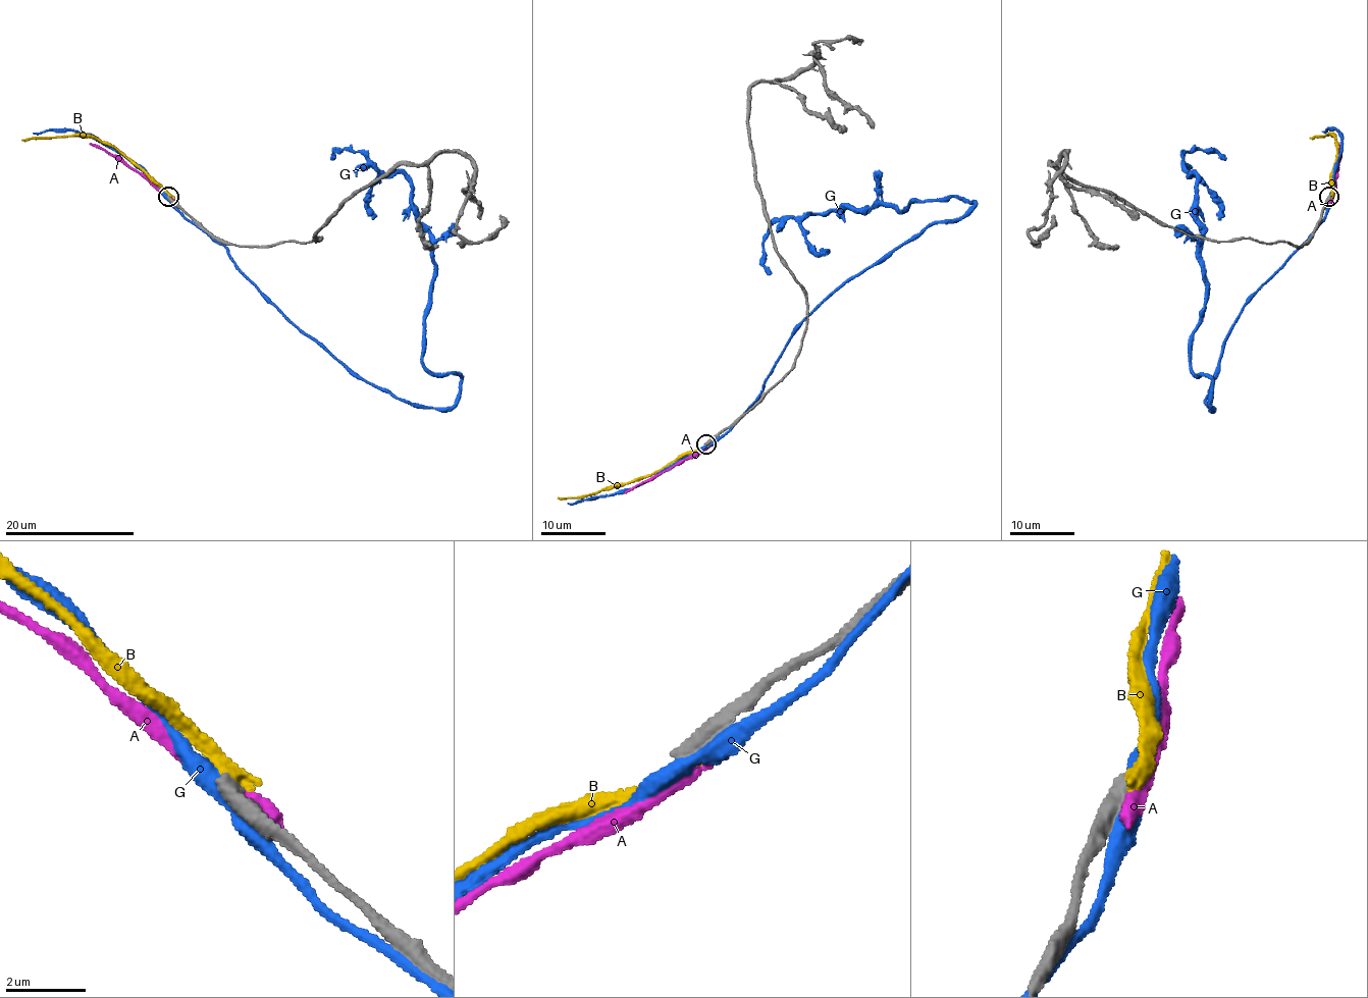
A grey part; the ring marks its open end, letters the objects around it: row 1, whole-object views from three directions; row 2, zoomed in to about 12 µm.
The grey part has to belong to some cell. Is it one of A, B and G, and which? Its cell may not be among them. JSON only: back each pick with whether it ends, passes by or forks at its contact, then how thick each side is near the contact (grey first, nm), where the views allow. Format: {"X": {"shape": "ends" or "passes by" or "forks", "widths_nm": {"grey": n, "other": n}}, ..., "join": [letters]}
{"join": []}

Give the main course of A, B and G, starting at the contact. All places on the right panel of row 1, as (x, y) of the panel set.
A: (1329, 199), (1342, 142)
B: (1330, 198), (1329, 176), (1337, 147), (1334, 137), (1309, 138)
G: (1327, 201), (1232, 323), (1211, 409), (1190, 362), (1205, 268), (1182, 162), (1196, 149), (1225, 160)

